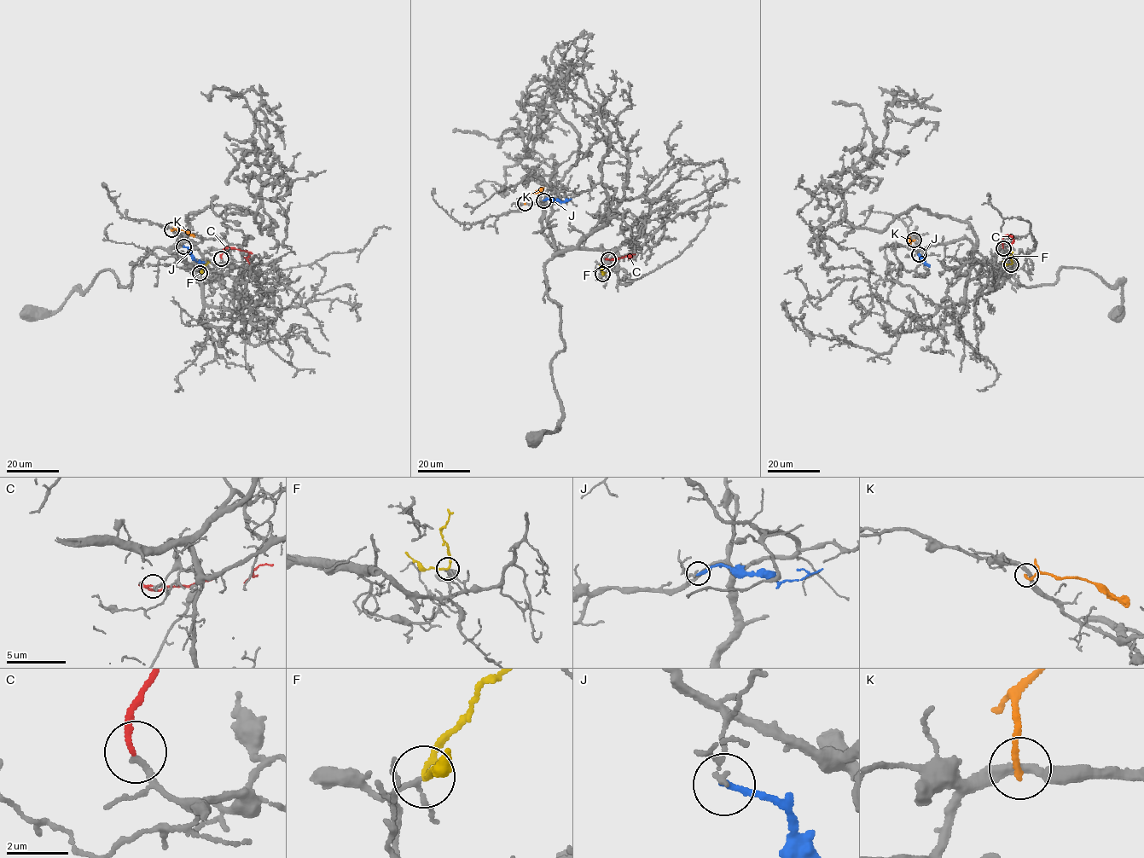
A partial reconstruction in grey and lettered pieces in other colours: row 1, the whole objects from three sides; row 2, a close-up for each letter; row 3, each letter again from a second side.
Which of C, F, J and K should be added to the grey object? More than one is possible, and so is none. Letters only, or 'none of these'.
C, F

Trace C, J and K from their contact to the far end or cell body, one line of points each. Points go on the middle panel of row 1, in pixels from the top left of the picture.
C: (609, 259), (635, 254)
J: (543, 200), (549, 198), (561, 202), (571, 200)
K: (525, 203), (526, 195), (543, 188)

